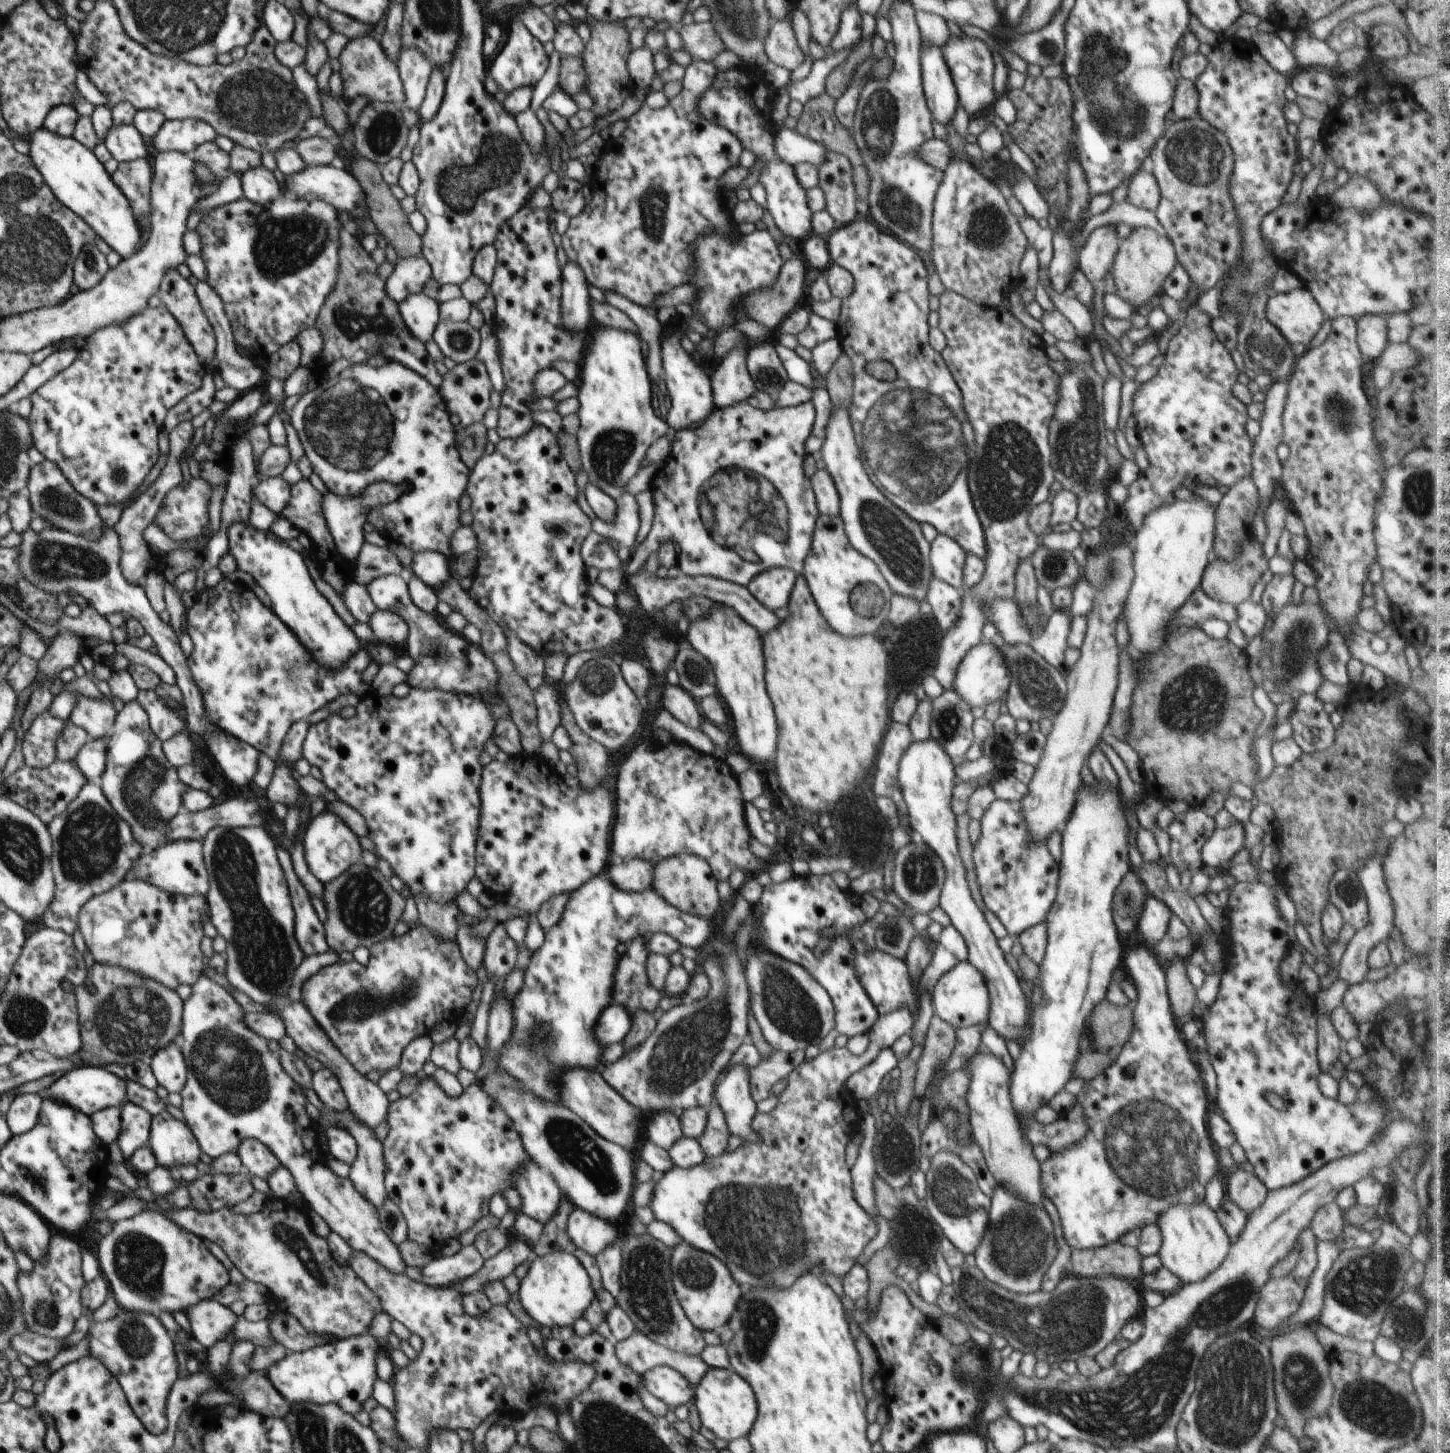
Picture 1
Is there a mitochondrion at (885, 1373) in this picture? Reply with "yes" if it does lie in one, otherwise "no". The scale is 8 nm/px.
no

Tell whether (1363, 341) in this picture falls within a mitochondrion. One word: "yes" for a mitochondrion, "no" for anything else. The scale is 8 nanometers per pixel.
no

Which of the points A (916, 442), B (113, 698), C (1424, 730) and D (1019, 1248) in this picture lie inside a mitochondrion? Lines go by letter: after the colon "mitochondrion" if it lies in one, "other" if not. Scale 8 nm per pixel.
A: mitochondrion
B: other
C: other
D: mitochondrion

